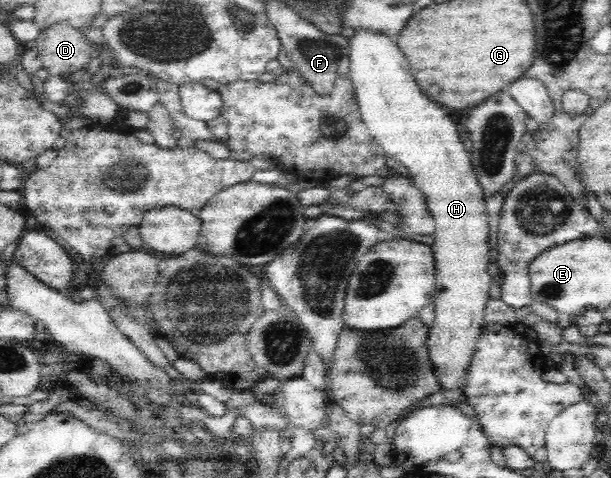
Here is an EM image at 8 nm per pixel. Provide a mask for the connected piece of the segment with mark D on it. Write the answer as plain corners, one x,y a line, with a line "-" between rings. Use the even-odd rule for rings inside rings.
65,23
51,26
42,32
36,41
36,51
42,68
49,73
49,77
61,77
81,70
92,56
94,46
89,42
81,29
71,28

